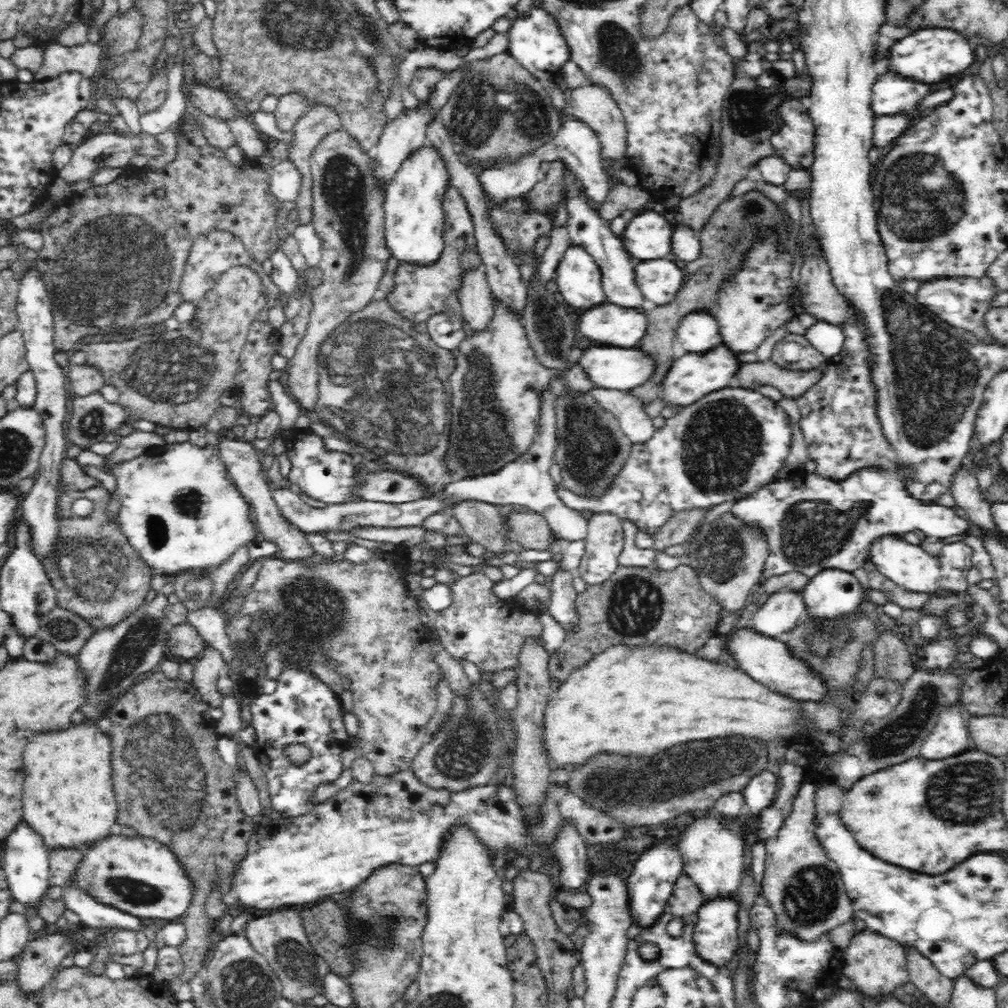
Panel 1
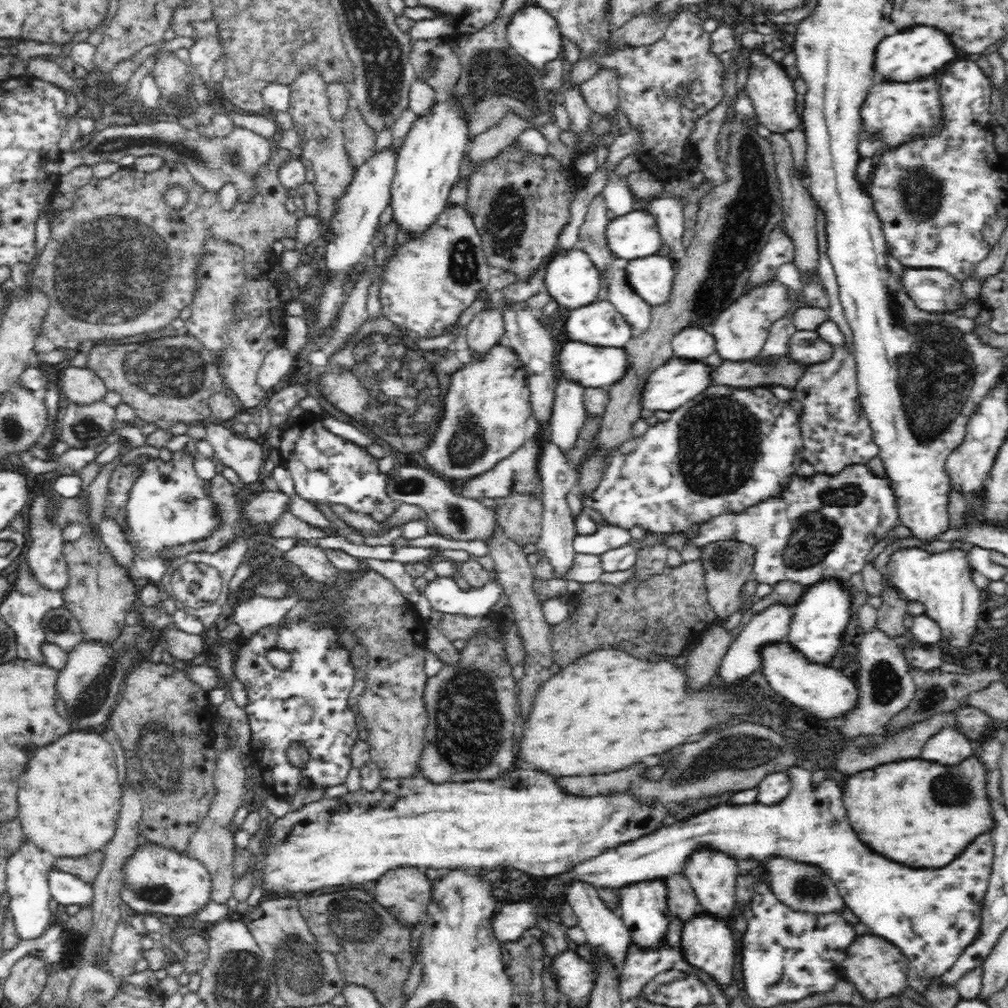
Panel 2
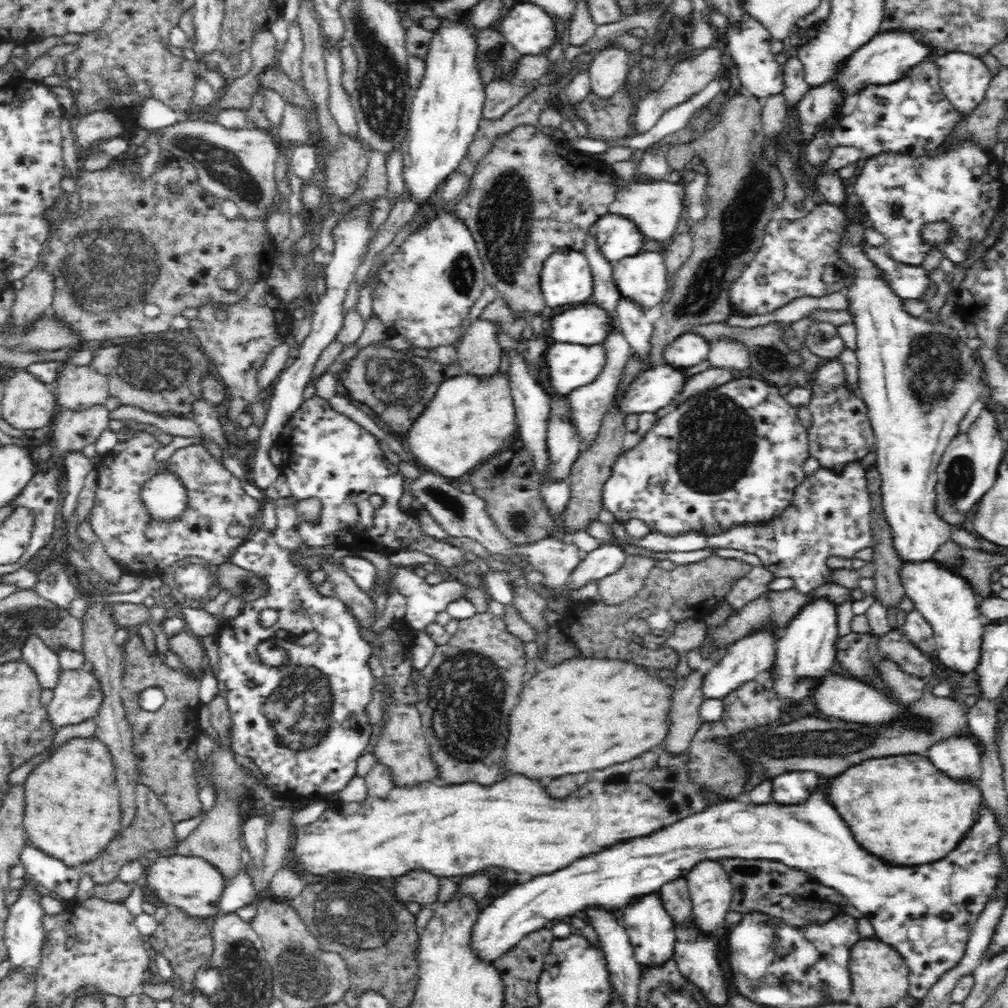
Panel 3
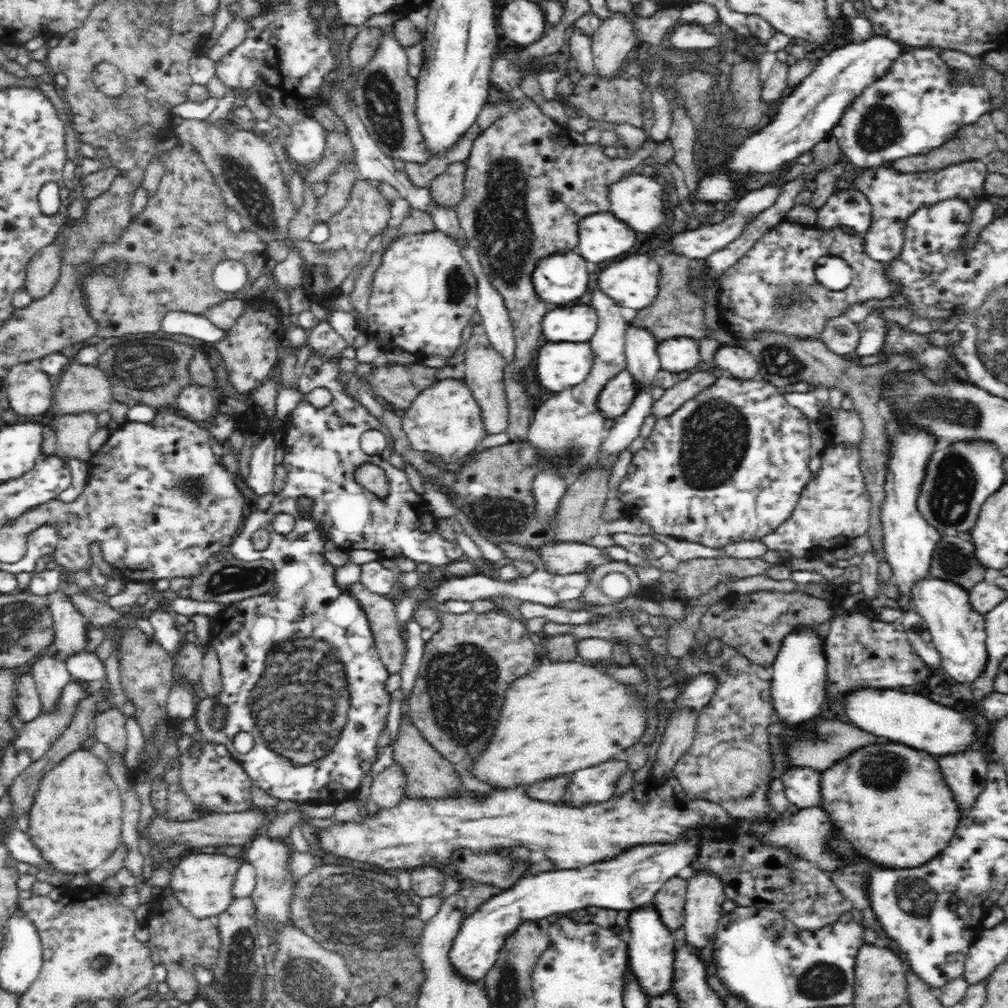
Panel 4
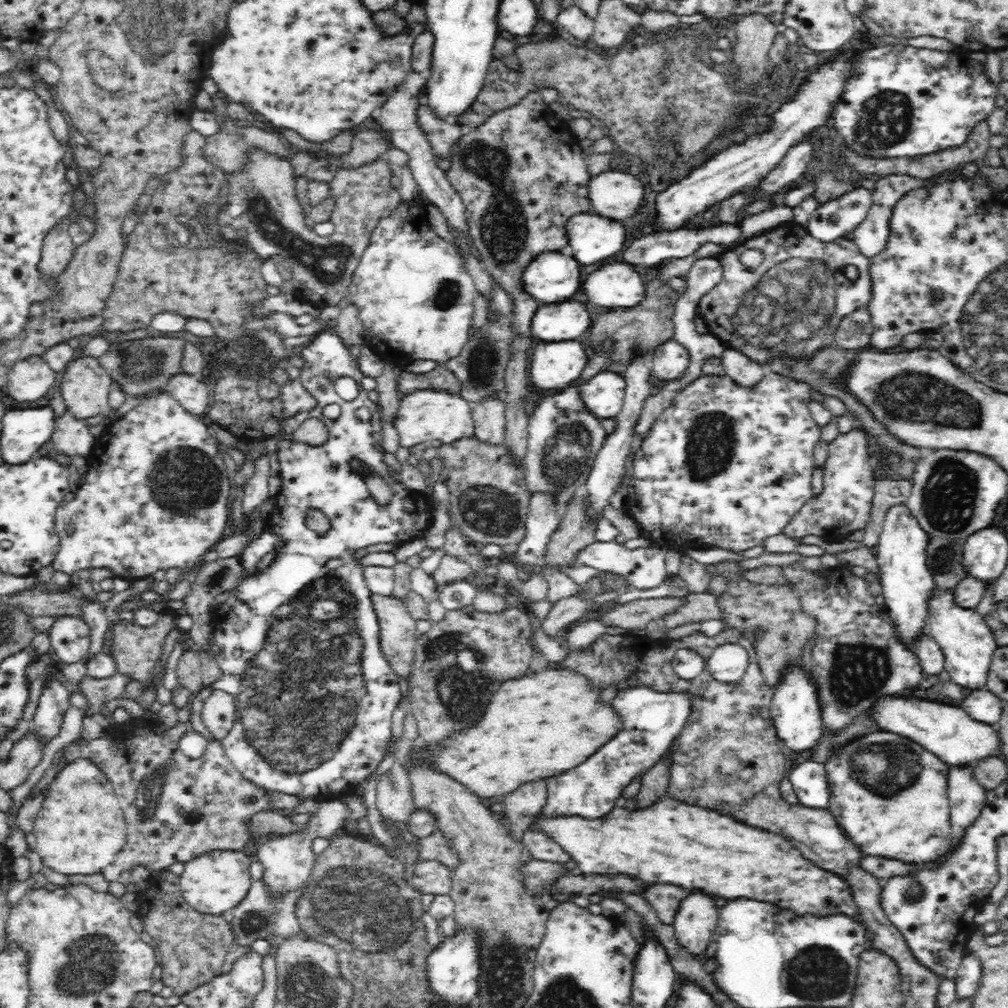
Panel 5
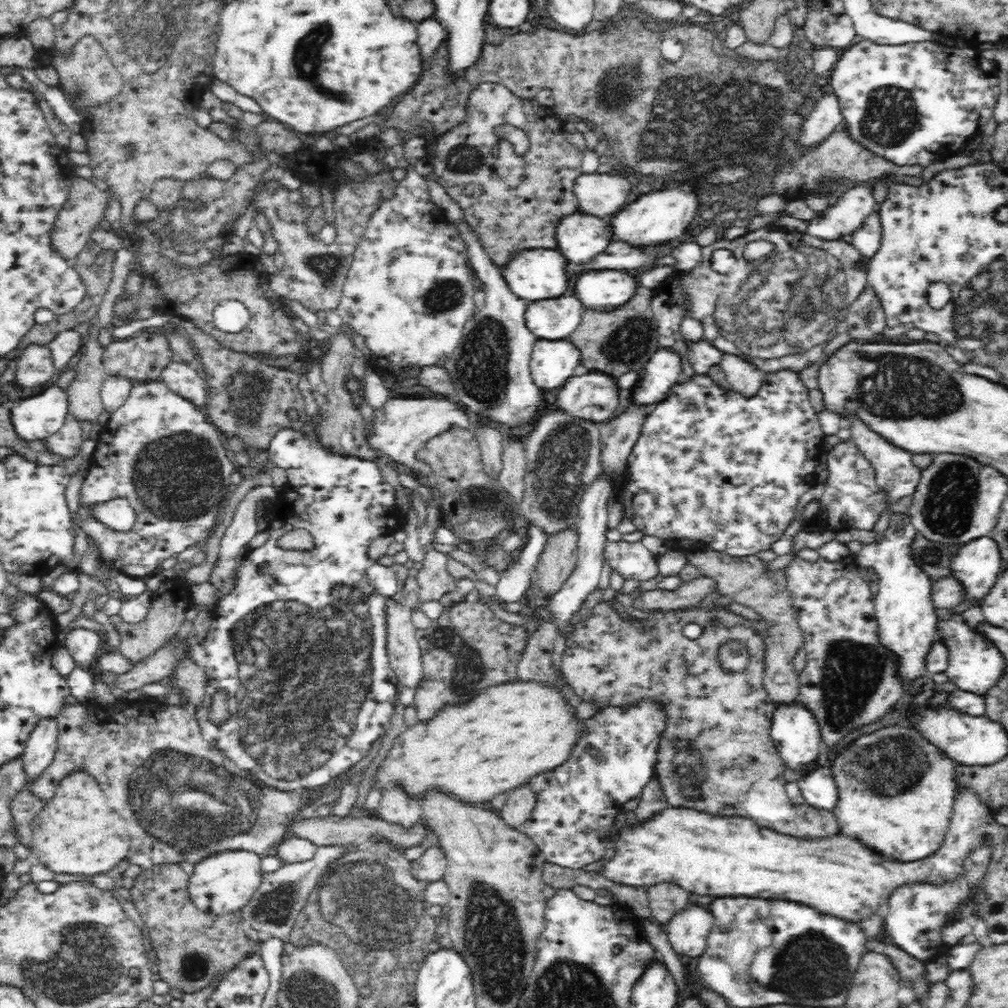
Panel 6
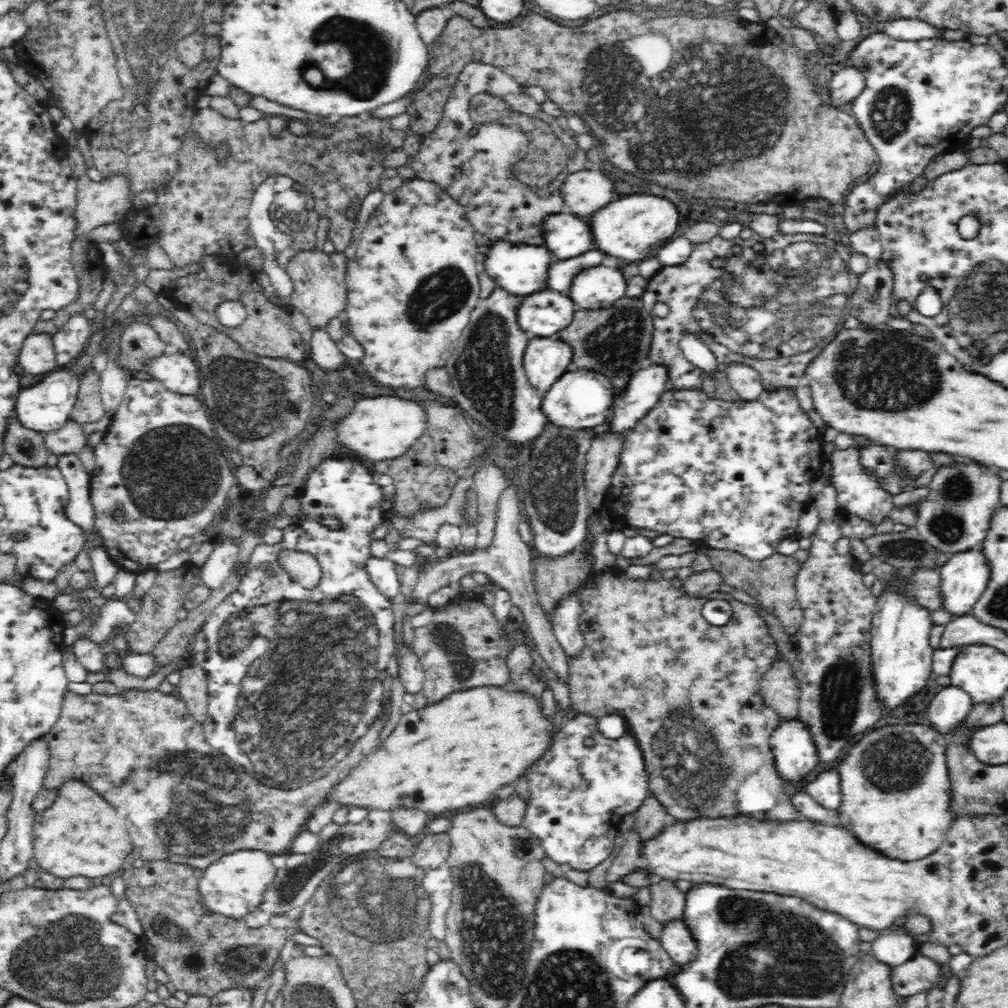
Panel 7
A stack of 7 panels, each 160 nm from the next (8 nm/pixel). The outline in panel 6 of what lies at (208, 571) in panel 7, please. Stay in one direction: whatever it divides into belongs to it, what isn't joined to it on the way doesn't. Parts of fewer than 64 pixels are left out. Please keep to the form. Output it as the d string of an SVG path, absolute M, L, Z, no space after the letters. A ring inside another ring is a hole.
M255 487L248 492L235 508L230 526L222 535L218 554L210 566L208 585L217 590L222 588L233 571L239 566L238 557L248 542L258 532L256 529L256 505L261 499L275 499L277 493L274 487Z

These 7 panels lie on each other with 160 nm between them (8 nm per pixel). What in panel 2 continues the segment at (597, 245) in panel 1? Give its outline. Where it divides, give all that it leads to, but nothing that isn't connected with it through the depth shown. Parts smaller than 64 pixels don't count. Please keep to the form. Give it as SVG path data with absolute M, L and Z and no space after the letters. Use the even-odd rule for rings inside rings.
M624 268L612 269L607 276L606 298L628 324L632 338L644 336L650 330L651 306L634 293L624 279Z

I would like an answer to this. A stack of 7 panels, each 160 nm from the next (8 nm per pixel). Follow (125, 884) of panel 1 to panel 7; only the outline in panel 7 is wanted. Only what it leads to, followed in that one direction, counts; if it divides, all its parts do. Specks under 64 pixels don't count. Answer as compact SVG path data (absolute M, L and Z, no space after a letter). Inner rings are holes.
M235 851L224 855L210 868L204 870L200 879L200 892L205 903L214 912L230 919L242 919L248 912L260 908L265 894L274 886L278 872L273 855L262 851Z

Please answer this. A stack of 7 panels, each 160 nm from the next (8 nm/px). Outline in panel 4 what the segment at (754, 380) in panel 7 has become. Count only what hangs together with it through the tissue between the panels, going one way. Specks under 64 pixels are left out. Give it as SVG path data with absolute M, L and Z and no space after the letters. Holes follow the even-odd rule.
M728 345L719 348L715 355L718 368L726 370L730 376L737 379L750 380L761 373L760 364L747 350L736 345Z

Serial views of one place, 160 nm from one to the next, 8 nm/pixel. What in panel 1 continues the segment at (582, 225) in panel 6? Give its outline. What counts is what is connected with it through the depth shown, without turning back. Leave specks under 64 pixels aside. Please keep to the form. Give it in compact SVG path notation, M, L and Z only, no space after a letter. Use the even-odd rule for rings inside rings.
M640 209L630 214L622 236L624 250L636 261L660 259L670 255L671 220L654 210Z

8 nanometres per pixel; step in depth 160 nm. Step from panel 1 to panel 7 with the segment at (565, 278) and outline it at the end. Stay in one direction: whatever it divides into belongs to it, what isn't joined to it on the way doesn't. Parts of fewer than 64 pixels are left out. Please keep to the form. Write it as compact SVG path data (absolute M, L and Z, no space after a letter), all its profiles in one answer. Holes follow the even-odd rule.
M498 238L483 248L486 253L484 270L507 293L525 297L542 289L542 282L546 278L548 264L553 261L546 247L542 245L528 245L526 243L512 243Z

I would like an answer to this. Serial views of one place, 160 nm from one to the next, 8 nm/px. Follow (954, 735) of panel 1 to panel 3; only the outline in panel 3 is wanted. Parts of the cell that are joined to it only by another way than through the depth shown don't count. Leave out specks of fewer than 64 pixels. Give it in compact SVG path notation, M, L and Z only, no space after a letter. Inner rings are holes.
M950 737L926 750L929 759L950 779L978 782L983 775L982 754L974 740Z

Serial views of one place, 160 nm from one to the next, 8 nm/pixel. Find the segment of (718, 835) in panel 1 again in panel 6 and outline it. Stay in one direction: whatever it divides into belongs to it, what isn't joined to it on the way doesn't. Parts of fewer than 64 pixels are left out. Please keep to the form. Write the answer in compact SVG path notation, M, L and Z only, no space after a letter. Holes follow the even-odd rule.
M701 905L688 906L674 915L664 929L672 949L680 956L696 958L703 956L707 948L707 937L714 923L714 917Z

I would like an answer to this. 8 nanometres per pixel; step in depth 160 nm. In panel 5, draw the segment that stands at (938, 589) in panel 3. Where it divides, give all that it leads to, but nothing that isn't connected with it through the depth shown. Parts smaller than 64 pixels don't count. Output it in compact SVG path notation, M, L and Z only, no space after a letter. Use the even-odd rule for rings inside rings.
M946 590L943 595L934 595L930 602L925 634L932 637L943 650L945 670L950 680L968 690L984 689L994 653L999 647L990 627L974 609L962 609L954 604L950 590Z

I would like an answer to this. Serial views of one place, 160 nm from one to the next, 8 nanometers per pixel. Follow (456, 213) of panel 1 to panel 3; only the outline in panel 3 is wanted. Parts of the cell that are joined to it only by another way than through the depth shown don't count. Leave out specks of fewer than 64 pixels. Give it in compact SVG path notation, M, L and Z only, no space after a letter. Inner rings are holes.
M449 213L438 215L418 232L412 233L382 267L378 280L372 292L372 310L380 324L387 329L388 337L400 335L414 349L424 348L428 351L439 346L453 345L464 335L462 324L469 318L472 306L487 285L476 241L466 225Z

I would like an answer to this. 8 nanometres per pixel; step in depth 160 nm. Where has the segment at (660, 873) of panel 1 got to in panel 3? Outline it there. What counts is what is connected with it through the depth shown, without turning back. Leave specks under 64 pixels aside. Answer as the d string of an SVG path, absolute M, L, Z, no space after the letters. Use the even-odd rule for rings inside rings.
M657 893L649 894L637 903L629 904L623 909L623 928L628 933L628 937L634 951L634 958L638 965L644 969L658 969L663 964L673 960L675 953L675 931L676 927L672 917L668 915L660 897Z

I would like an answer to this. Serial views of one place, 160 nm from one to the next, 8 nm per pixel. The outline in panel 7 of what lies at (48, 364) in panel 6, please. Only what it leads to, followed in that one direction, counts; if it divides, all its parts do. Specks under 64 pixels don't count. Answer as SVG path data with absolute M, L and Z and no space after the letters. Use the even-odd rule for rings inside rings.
M30 334L24 340L19 365L24 373L32 375L44 375L57 368L53 335Z

